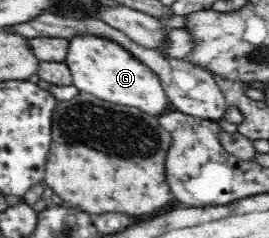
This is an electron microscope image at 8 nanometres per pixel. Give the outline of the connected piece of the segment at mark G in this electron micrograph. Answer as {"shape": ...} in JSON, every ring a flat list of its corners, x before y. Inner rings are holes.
{"shape":[[77,34,67,42,65,63,71,72,71,85,77,90,109,103,137,107,151,115,165,114,172,109,157,74,116,41,98,35]]}

